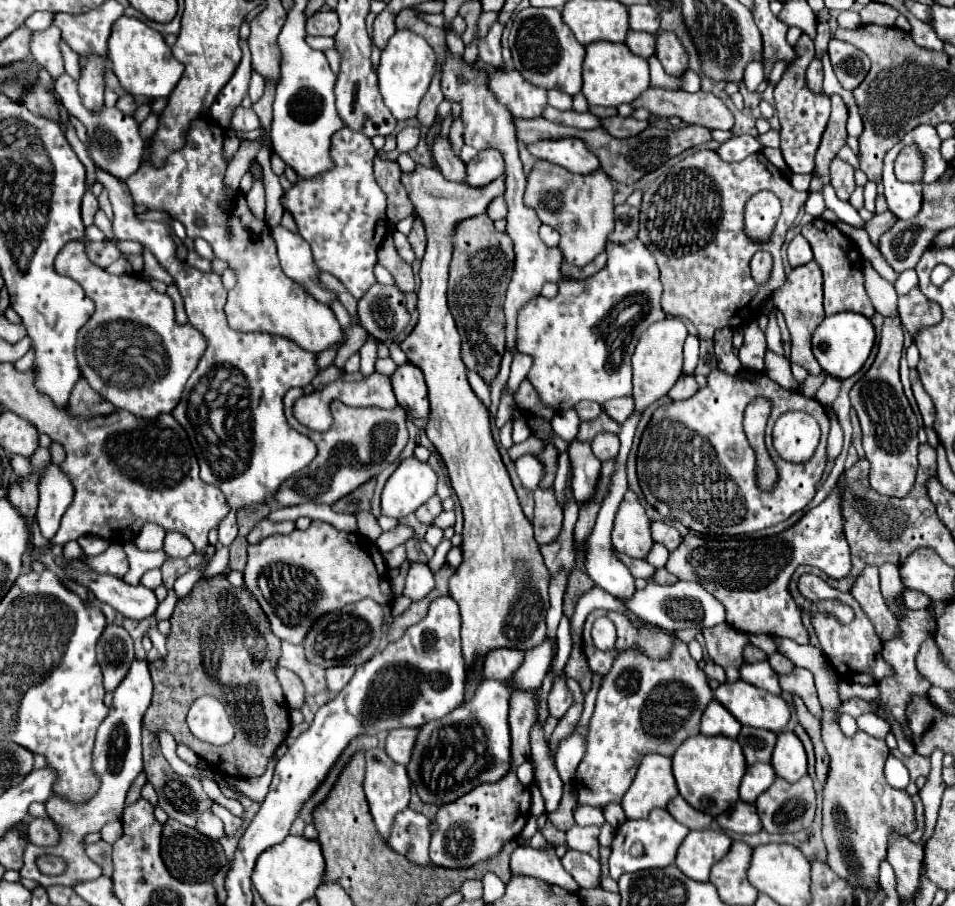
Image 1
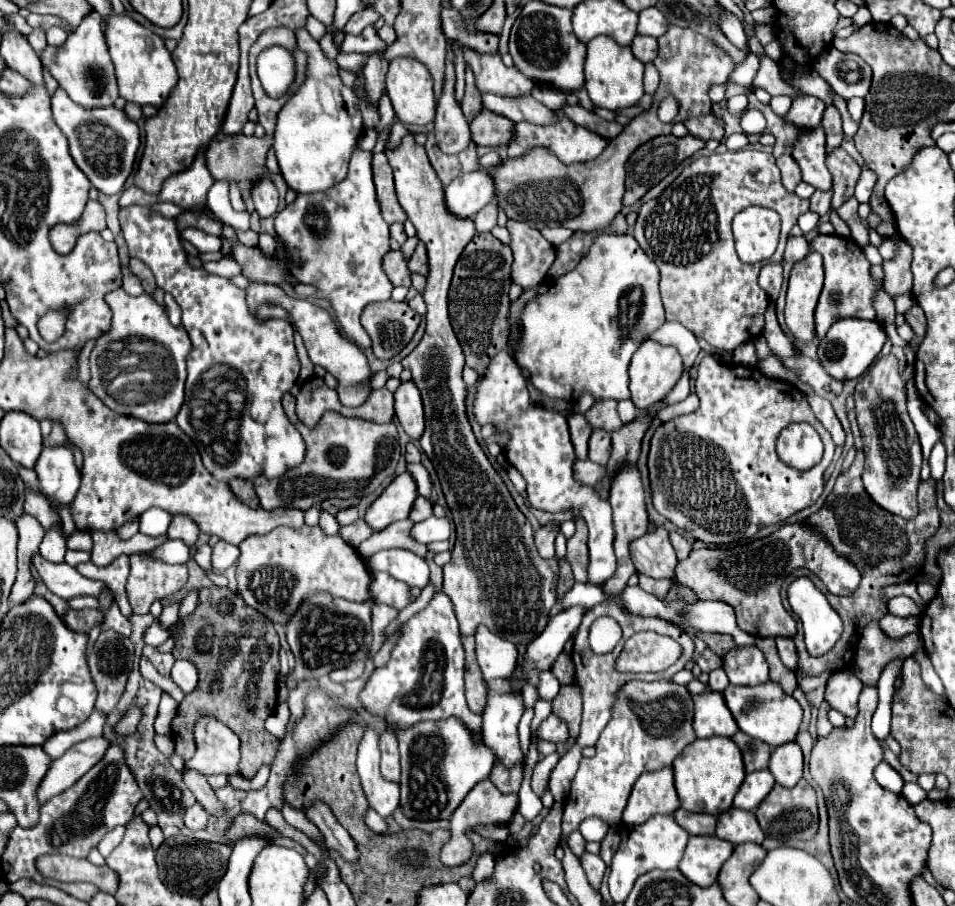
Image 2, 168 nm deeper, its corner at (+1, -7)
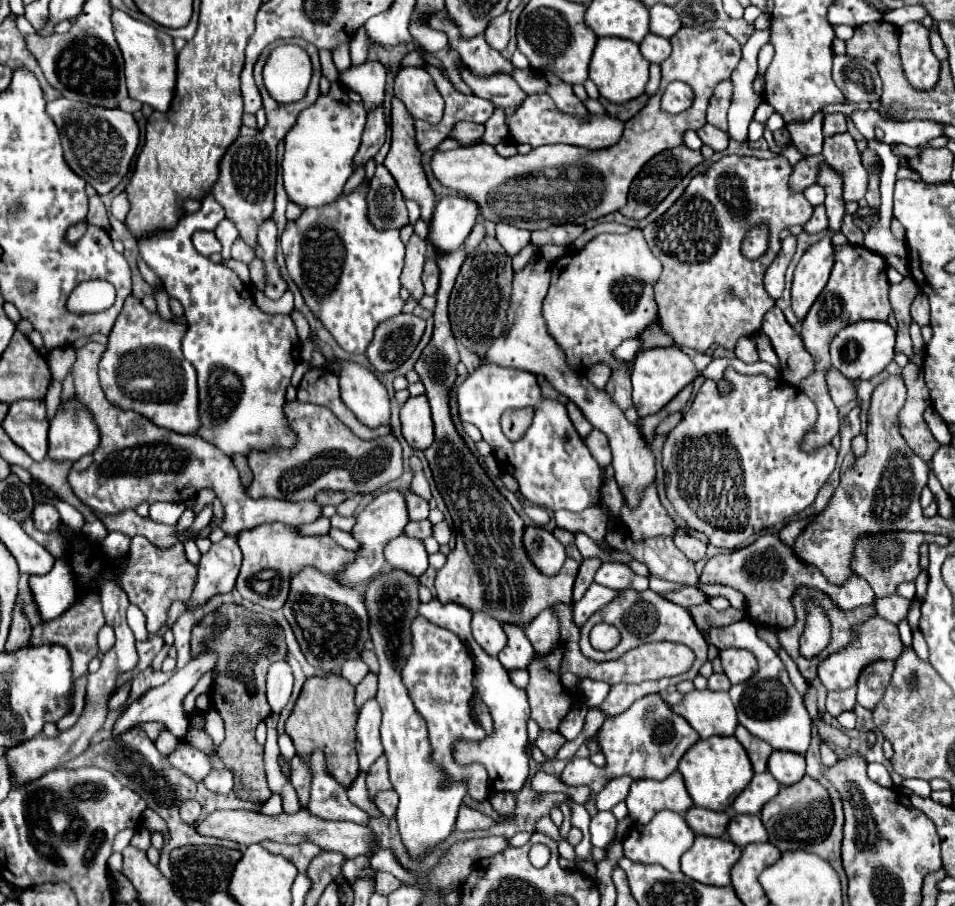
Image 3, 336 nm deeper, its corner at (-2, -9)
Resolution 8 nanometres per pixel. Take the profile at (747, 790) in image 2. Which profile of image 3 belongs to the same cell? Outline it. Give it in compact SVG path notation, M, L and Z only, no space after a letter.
M770 772L754 774L752 782L742 790L742 794L734 800L732 810L738 814L760 814L762 806L772 800L780 790L780 784L774 780Z

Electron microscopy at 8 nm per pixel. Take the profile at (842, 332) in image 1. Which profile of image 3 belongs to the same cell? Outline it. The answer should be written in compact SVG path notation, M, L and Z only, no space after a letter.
M878 320L856 322L854 326L846 326L844 330L840 330L840 334L832 340L830 346L832 366L850 380L870 380L892 362L894 342L896 342L896 330L888 322Z

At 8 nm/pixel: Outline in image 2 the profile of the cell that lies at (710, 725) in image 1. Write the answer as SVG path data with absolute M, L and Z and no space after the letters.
M705 692L701 696L693 696L695 700L695 734L697 738L711 738L711 736L727 736L731 738L739 732L729 708L721 692Z

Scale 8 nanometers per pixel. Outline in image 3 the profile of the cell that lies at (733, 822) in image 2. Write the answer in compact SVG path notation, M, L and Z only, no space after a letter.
M736 814L732 816L728 824L728 838L736 846L748 846L752 842L766 842L768 832L758 816L748 816L748 814Z

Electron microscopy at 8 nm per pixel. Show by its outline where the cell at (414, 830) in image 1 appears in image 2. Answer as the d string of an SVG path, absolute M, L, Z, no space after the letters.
M369 808L369 812L365 814L365 822L367 822L367 826L369 826L373 832L377 832L377 834L387 834L387 832L389 832L387 822L385 822L381 816L377 816L377 812L373 812L371 808Z

